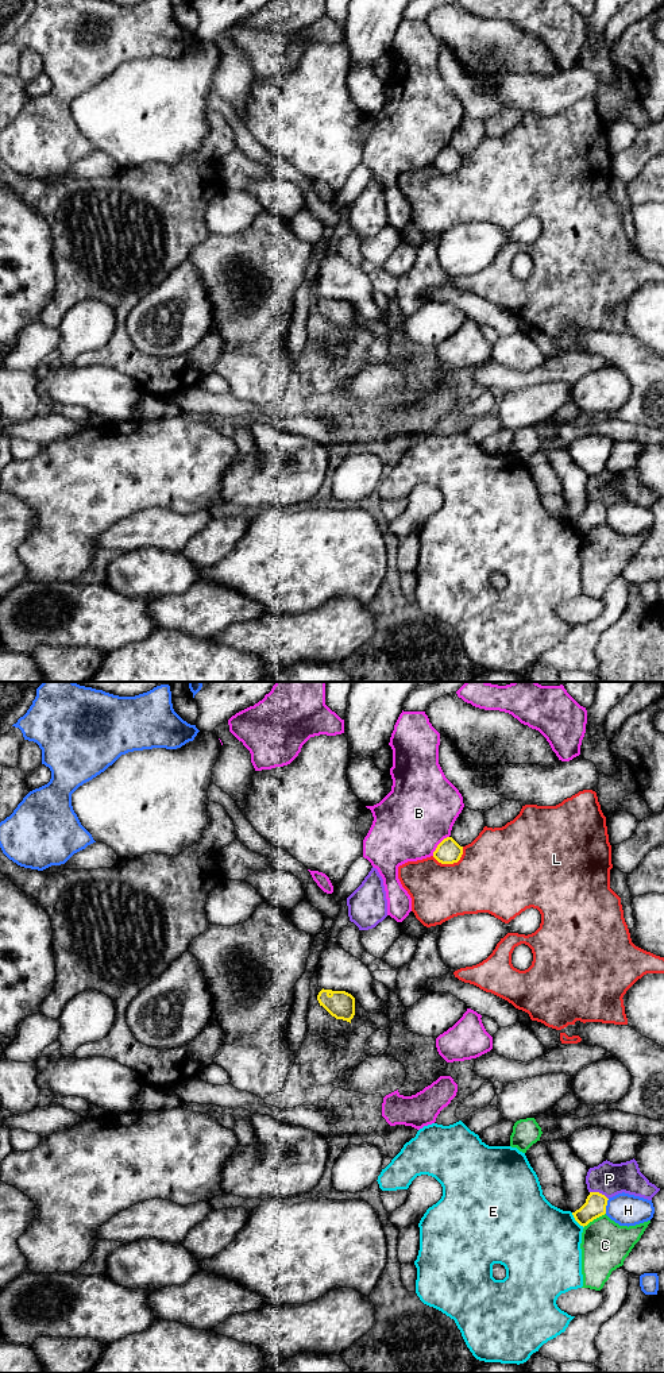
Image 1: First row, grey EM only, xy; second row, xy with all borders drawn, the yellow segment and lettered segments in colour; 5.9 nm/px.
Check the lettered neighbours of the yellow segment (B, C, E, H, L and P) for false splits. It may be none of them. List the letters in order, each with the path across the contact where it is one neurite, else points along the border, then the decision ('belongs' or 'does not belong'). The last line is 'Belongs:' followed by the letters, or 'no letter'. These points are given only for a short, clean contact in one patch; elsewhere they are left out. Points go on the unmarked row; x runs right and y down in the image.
B: does not belong
C: does not belong
E: does not belong
H: does not belong
L: does not belong
P: does not belong
Belongs: no letter

